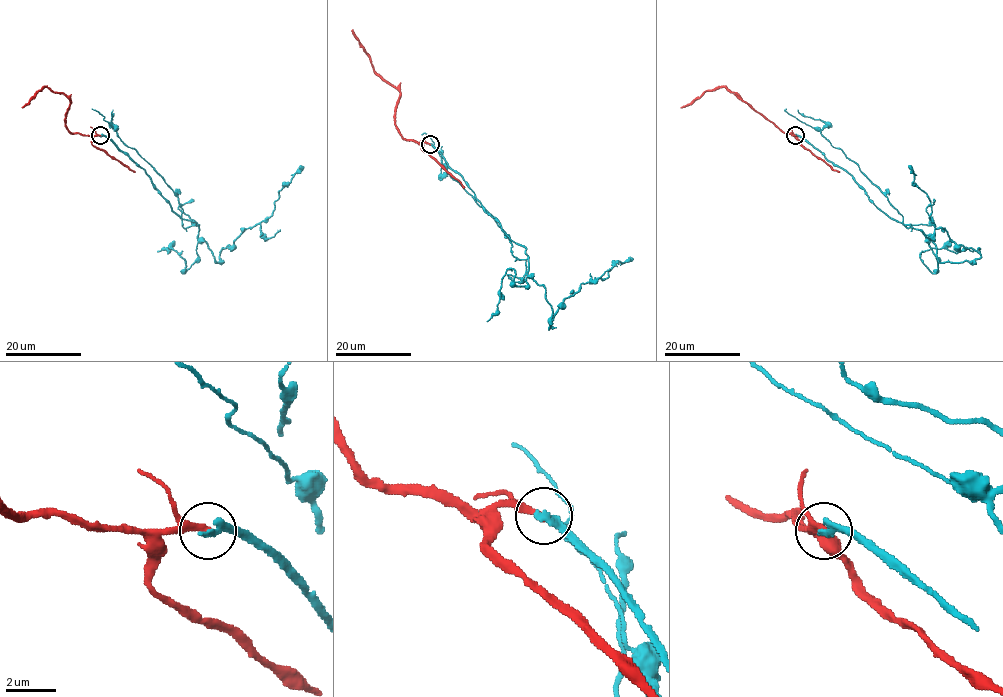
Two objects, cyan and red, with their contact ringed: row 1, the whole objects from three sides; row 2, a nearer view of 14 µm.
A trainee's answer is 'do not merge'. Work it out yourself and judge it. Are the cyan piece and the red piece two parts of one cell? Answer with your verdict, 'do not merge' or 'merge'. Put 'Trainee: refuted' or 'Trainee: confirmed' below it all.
do not merge
Trainee: confirmed

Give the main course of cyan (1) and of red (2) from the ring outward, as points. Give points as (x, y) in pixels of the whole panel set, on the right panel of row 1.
1: (795, 136), (846, 171), (884, 212), (920, 229), (940, 263), (979, 258), (935, 227), (930, 200), (910, 166)
2: (795, 136), (781, 131), (726, 87), (706, 90), (680, 107)

